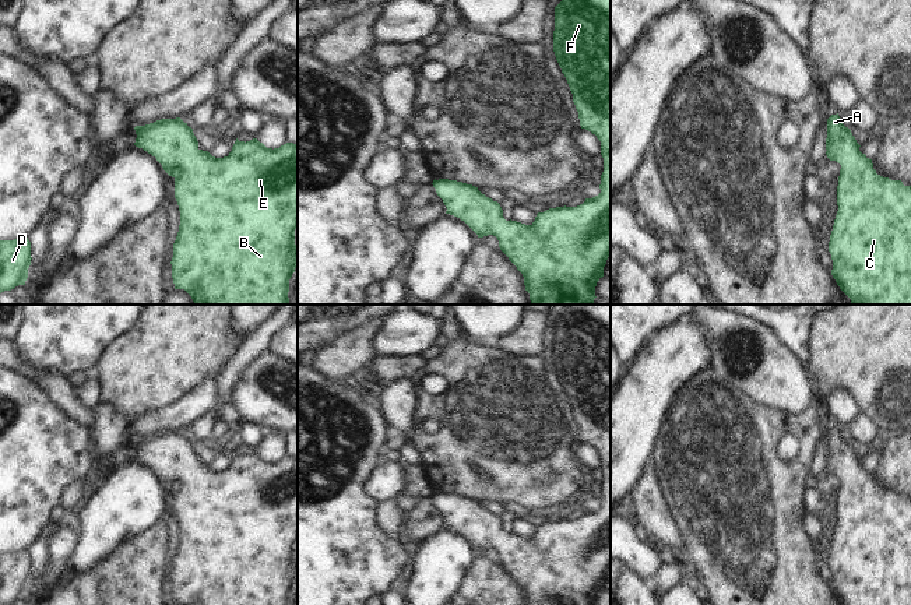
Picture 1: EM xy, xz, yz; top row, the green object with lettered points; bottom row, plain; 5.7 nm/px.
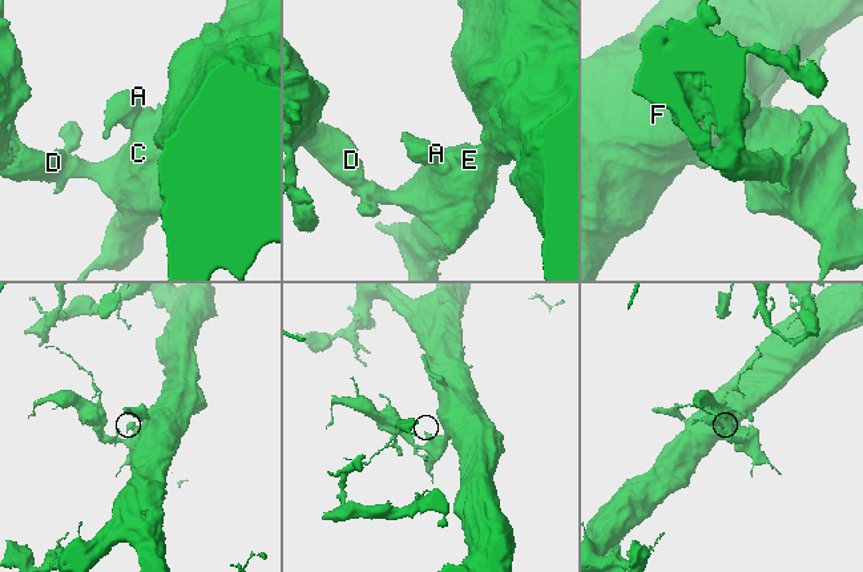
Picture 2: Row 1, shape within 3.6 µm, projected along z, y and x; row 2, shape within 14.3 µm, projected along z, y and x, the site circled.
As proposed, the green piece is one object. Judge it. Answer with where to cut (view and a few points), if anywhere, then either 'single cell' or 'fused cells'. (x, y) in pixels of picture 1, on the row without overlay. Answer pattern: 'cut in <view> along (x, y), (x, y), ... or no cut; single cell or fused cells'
no cut; single cell

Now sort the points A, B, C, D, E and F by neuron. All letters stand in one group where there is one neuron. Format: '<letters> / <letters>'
A B C D E F

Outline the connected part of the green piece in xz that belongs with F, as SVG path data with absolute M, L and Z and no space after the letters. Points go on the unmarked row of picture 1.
M564 305L563 313L555 320L553 365L573 407L581 442L591 444L601 454L601 506L585 511L577 520L564 518L538 525L535 534L525 538L506 534L500 517L472 497L449 492L435 492L432 497L447 521L446 527L464 534L478 551L497 551L500 563L523 587L527 605L595 605L611 569L611 305Z

